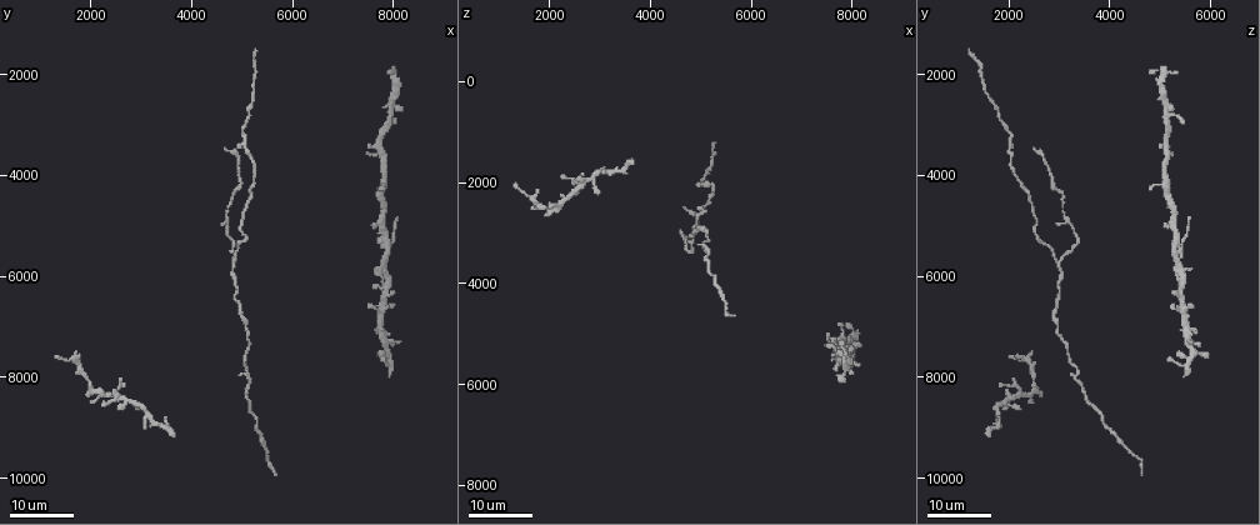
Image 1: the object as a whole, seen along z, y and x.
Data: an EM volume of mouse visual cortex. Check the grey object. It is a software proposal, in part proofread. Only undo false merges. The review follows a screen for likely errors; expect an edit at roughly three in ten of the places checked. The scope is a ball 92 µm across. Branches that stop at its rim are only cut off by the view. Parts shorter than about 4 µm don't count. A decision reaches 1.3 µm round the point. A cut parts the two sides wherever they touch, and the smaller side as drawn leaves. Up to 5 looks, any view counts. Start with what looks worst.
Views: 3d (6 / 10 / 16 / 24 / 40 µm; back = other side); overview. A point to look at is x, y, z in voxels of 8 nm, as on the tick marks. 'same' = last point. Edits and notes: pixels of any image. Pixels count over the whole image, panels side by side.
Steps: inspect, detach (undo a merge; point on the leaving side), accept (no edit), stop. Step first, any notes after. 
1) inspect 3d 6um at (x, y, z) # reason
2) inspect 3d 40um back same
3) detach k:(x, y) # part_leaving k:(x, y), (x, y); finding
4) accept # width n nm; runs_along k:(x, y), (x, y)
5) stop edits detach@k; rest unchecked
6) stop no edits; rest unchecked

inspect 3d 16um at (4800, 5750, 3000) # two arms in line, one across

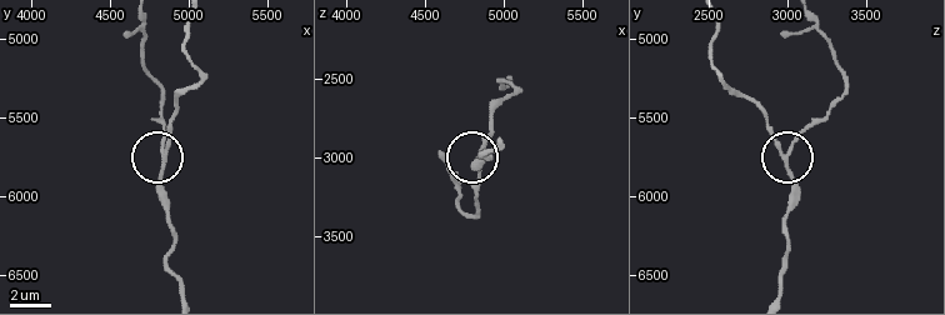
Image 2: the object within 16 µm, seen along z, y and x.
inspect 3d 6um at (4840, 5720, 2980)

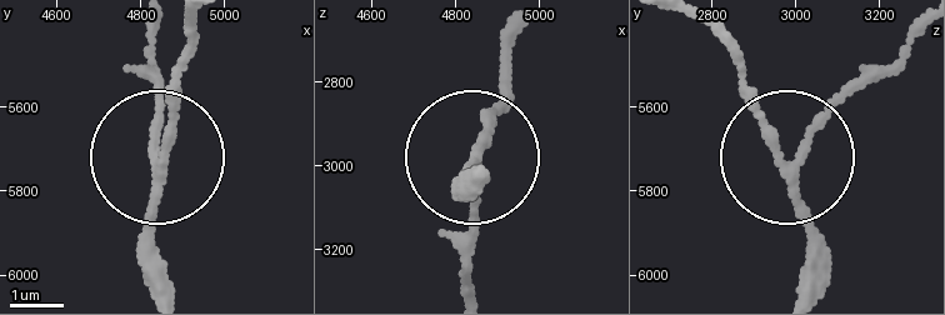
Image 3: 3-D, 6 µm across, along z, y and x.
accept # width 160 nm; runs_along 3:(163, 293), (149, 185), (163, 69); one neuron here

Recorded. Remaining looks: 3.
inspect 3d 24um at (5100, 7950, 3300) # branch point

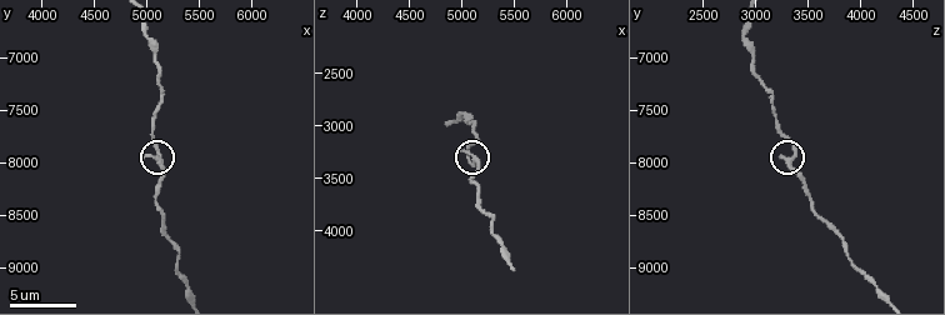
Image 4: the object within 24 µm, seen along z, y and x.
inspect 3d 6um at (5120, 7980, 3320)

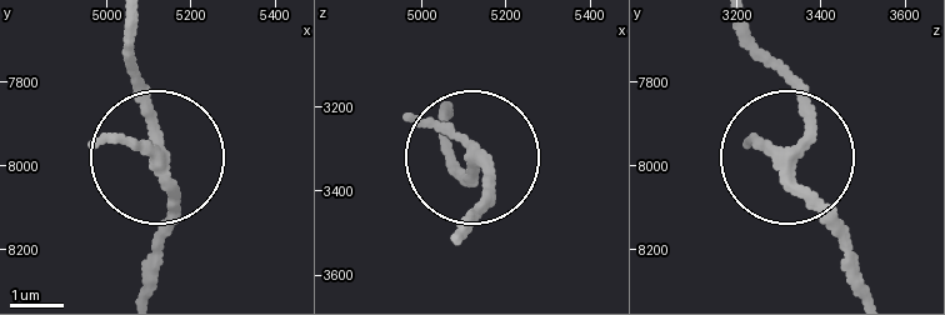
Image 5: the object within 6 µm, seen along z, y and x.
accept # arms 3; continuous, no second neuron

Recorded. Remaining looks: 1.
stop no edits; rest unchecked

